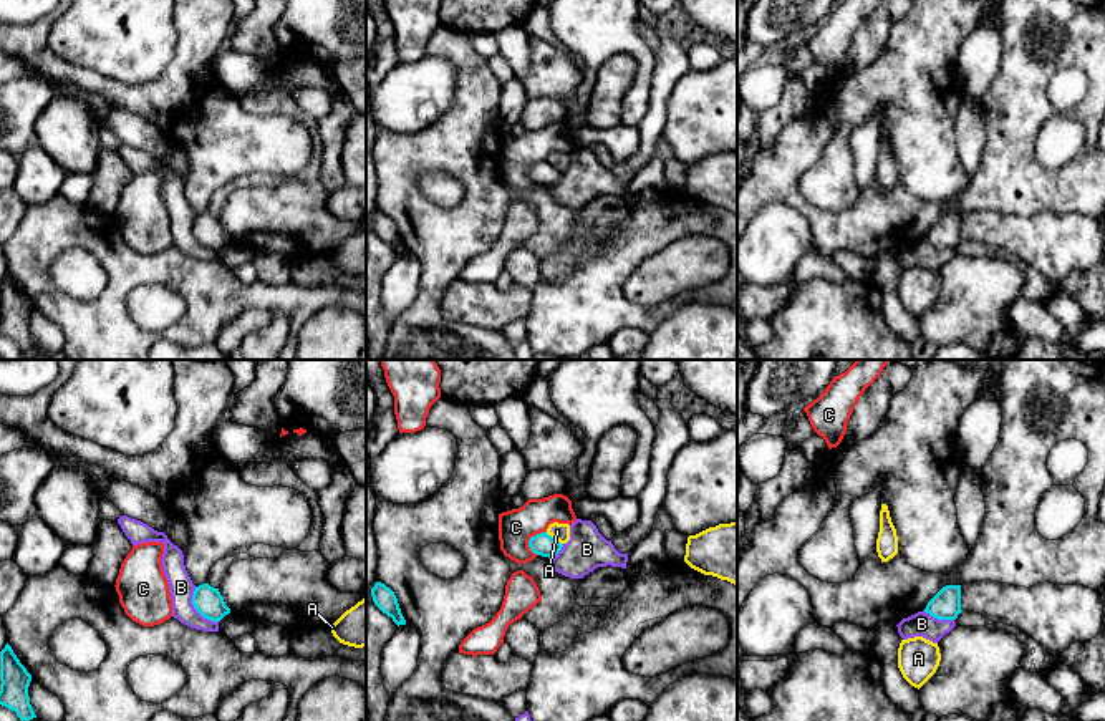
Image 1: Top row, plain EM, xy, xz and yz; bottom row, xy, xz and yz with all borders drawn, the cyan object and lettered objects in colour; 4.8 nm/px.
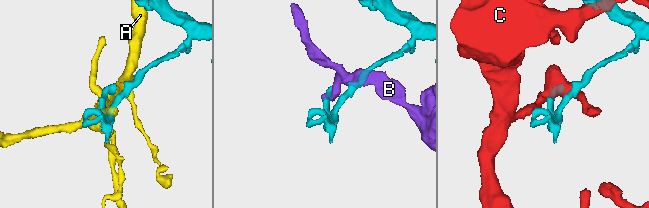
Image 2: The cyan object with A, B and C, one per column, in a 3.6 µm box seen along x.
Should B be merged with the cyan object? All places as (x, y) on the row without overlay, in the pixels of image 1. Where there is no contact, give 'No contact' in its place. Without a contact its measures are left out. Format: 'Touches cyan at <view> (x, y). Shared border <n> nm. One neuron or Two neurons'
Touches cyan at xy (196, 237). Shared border 200 nm. Two neurons

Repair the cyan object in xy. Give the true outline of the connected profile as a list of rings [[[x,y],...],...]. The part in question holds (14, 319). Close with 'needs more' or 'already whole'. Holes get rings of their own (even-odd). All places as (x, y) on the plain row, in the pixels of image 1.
[[[7,272],[0,280],[0,333],[15,340],[20,350],[36,346],[28,325],[31,303]]] | already whole

